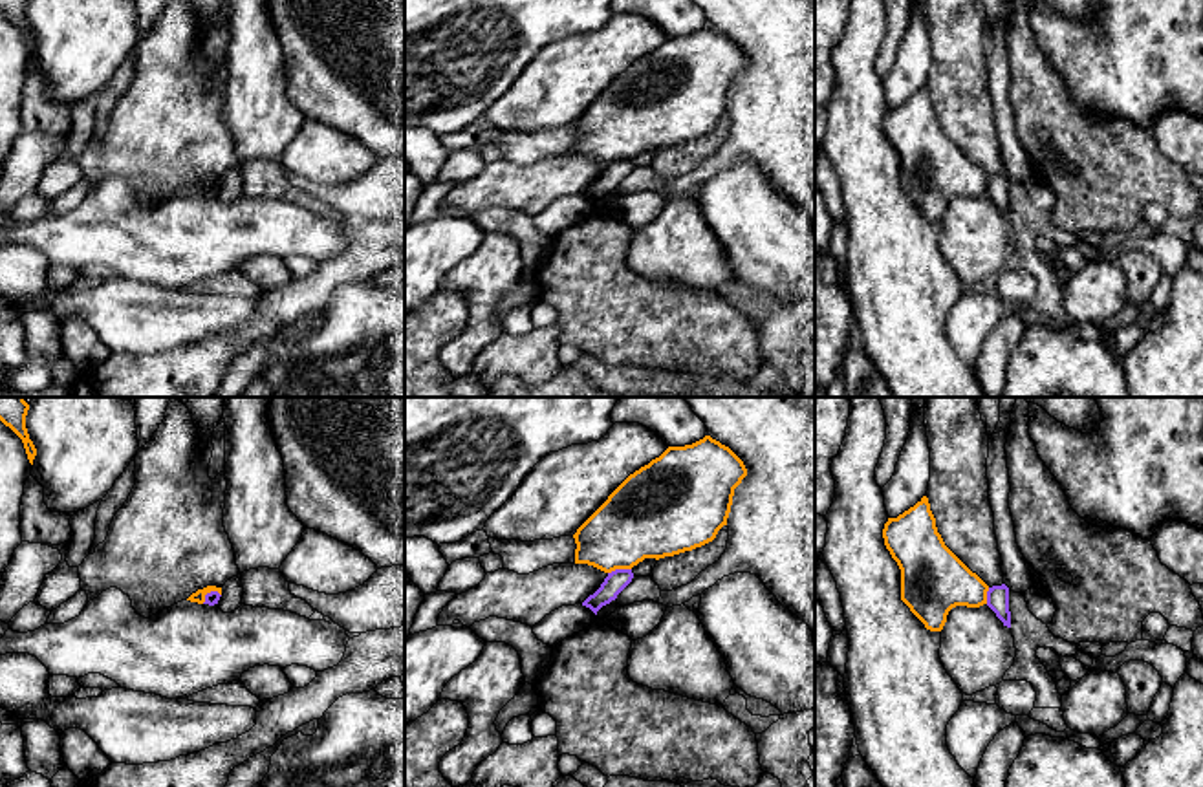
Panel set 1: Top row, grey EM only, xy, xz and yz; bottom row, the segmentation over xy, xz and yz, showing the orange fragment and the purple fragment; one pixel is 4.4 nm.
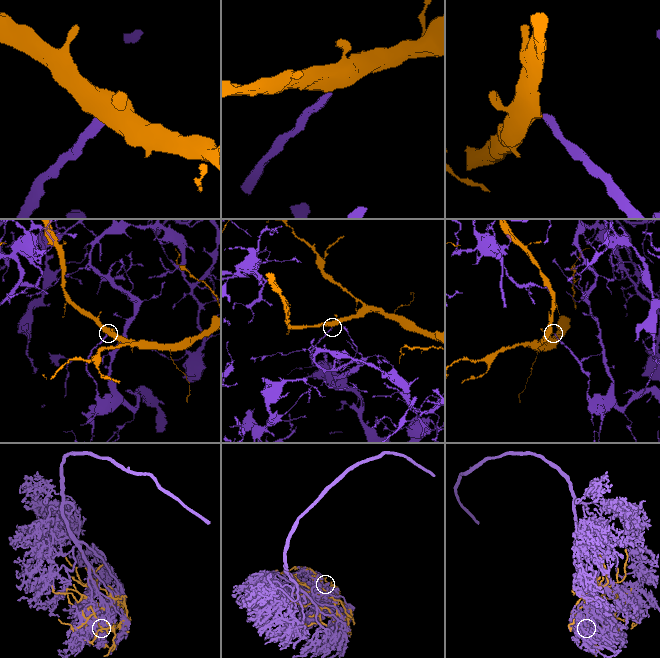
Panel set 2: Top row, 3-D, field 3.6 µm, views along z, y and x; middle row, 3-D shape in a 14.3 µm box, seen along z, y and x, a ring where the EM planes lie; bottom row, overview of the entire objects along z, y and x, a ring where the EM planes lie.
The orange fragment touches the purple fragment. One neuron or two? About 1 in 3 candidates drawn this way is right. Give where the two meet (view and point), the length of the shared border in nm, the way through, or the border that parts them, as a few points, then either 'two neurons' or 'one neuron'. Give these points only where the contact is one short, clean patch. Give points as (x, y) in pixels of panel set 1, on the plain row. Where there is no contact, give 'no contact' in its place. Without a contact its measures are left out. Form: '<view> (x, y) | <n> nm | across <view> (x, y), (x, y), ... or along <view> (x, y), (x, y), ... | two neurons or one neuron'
xz (619, 158) | 110 nm | along xz (630, 158), (616, 158), (608, 163) | two neurons

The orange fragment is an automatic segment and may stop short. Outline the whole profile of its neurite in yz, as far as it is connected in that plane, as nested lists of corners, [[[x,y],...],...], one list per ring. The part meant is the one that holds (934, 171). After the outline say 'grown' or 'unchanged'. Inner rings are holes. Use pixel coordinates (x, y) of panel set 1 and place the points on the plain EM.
[[[927,86],[897,108],[888,108],[883,128],[901,159],[901,190],[927,220],[941,221],[948,201],[956,196],[980,198],[987,194],[989,176],[945,135]]]; unchanged

